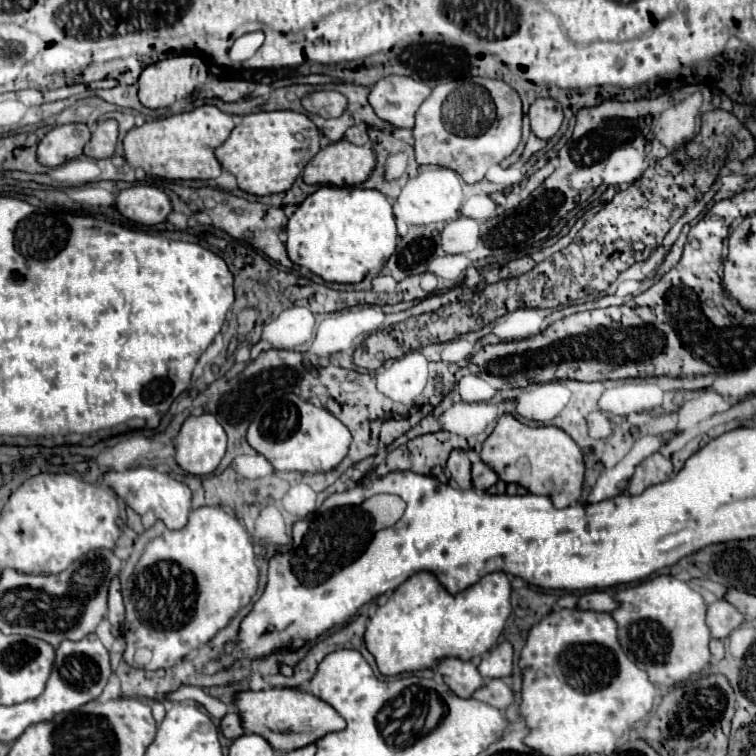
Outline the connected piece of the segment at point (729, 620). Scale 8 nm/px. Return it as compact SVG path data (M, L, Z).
M724 599L708 605L706 625L714 639L728 637L730 631L736 629L740 623L744 623L744 615L738 615L738 611L734 611L734 607L730 607L730 603L726 603Z

